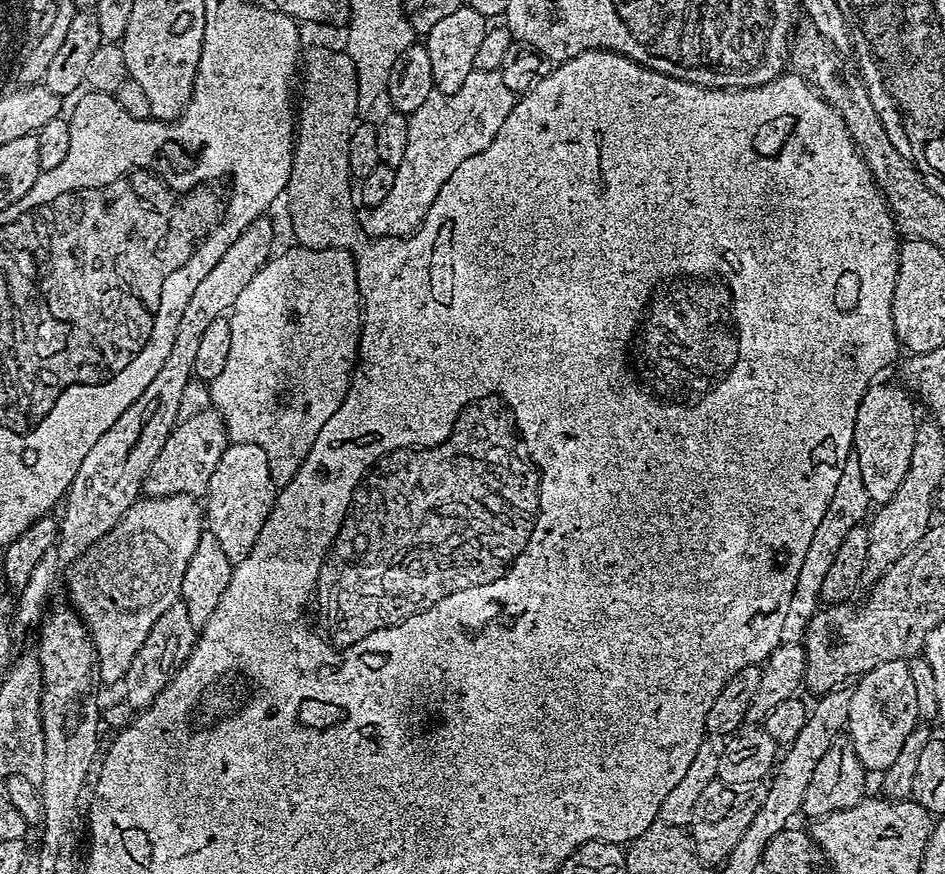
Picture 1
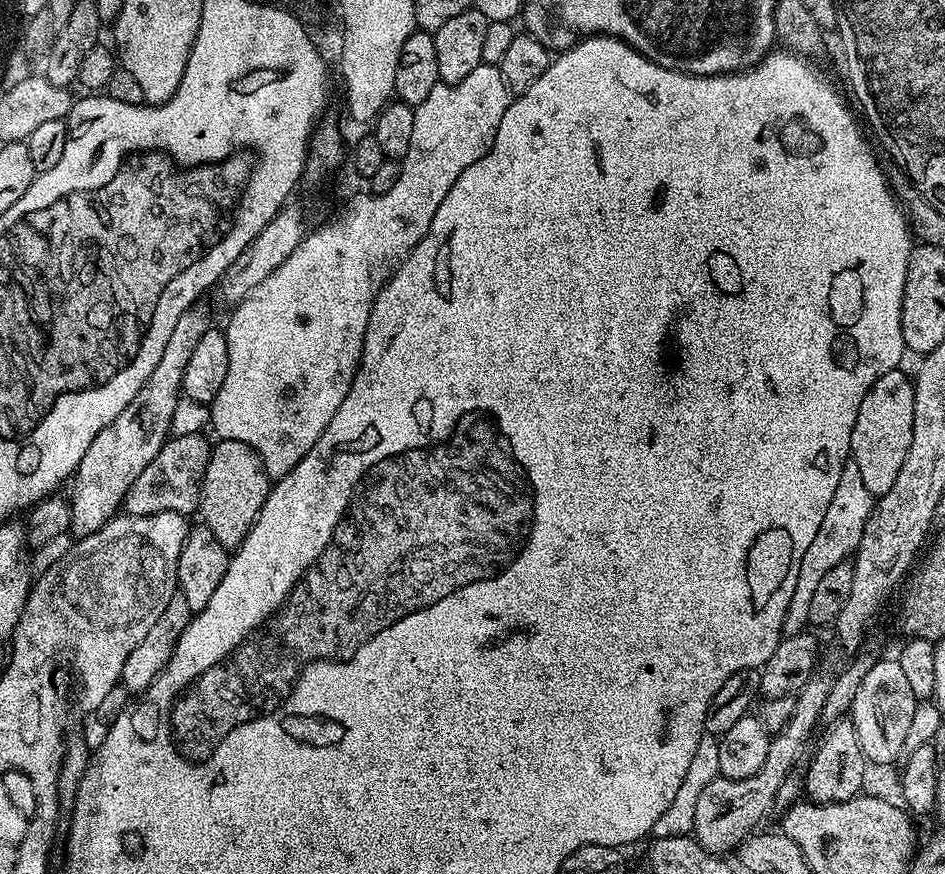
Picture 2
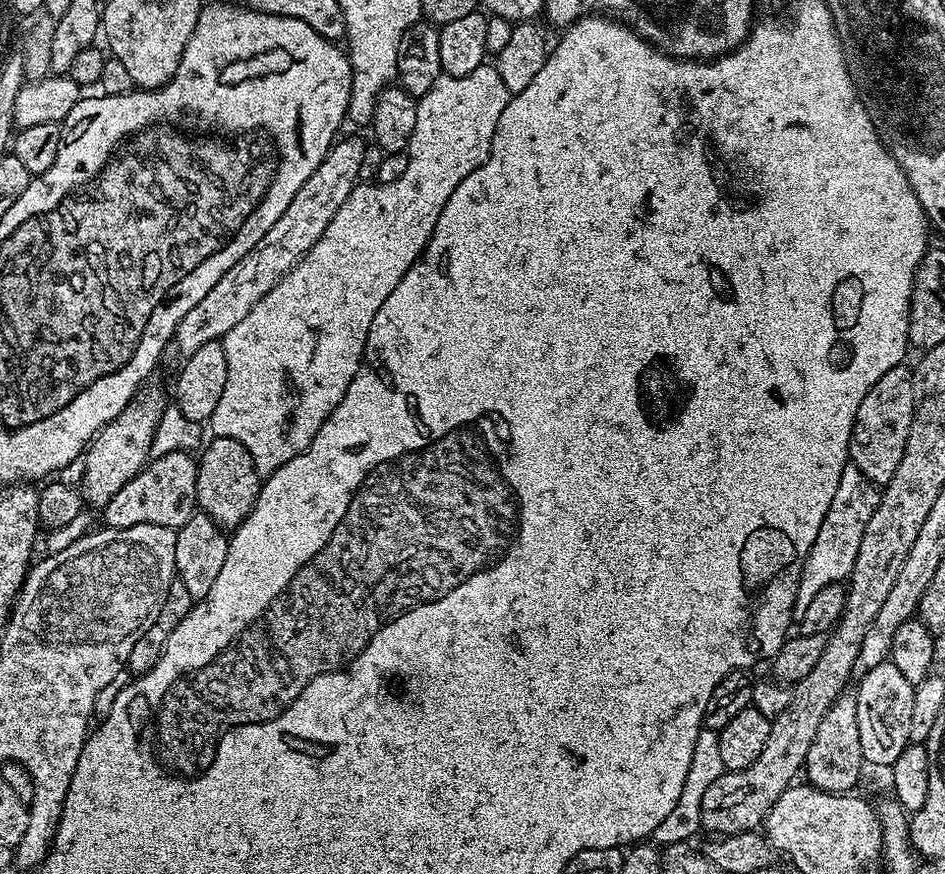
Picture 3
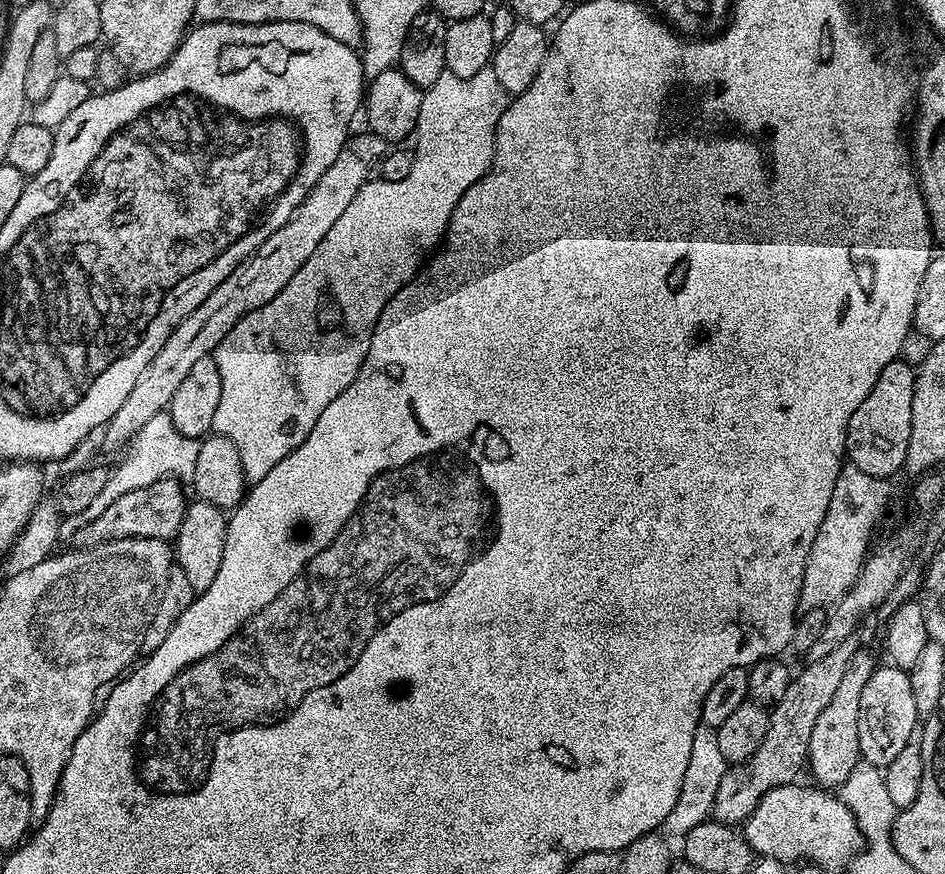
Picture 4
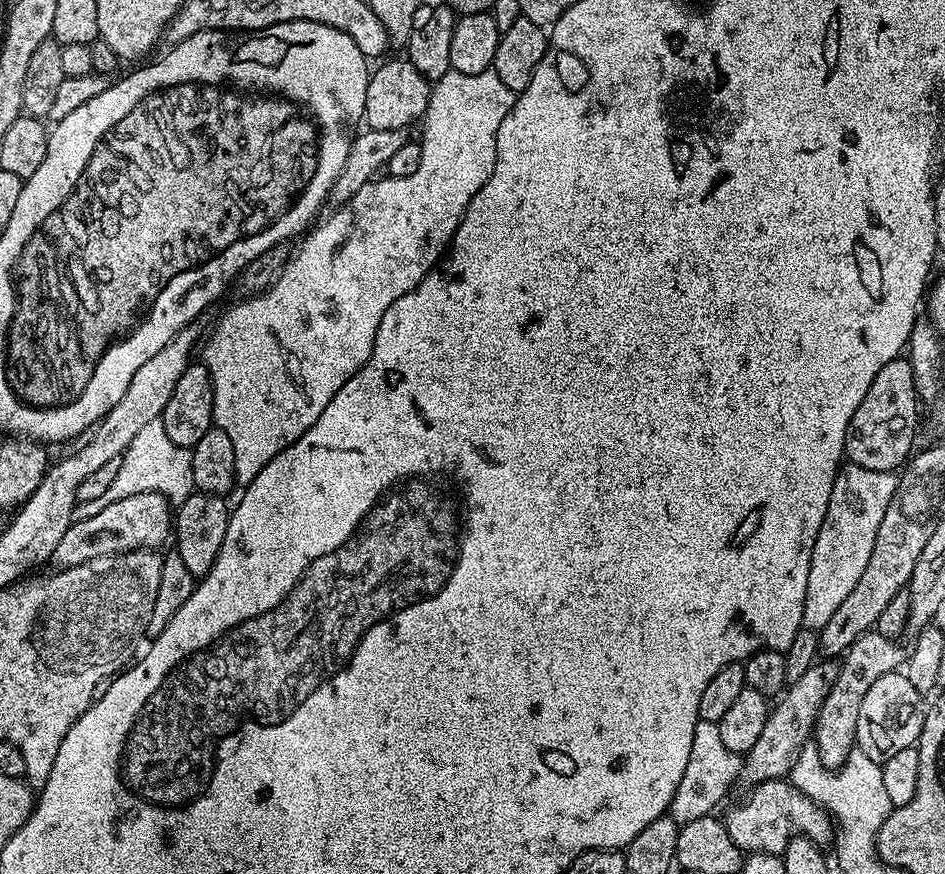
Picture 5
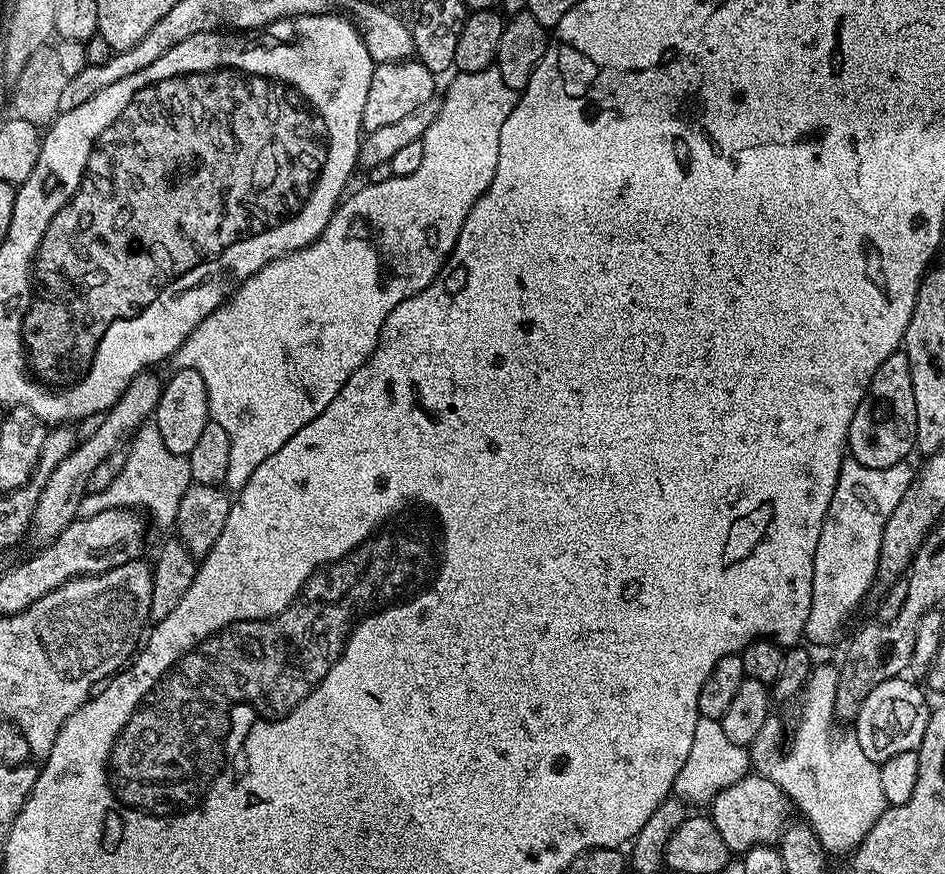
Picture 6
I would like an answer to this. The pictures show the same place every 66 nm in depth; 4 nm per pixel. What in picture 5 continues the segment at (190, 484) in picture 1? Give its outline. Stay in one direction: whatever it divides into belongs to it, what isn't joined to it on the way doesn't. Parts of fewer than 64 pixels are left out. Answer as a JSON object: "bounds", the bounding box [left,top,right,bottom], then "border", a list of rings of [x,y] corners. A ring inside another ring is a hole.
{"bounds":[51,492,174,569],"border":[[[143,492],[142,494],[130,494],[130,498],[118,498],[118,502],[110,502],[106,510],[98,510],[93,516],[81,516],[73,519],[70,530],[58,541],[58,550],[54,550],[51,563],[57,569],[89,564],[94,558],[122,554],[139,548],[159,549],[164,539],[169,539],[174,528],[174,508],[169,504],[167,498],[157,492]]]}

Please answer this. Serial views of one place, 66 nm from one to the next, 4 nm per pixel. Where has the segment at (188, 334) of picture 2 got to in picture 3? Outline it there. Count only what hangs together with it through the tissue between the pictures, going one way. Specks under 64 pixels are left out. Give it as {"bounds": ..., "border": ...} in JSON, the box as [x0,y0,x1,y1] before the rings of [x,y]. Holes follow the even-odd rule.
{"bounds":[82,392,166,510],"border":[[[156,392],[143,396],[133,399],[131,404],[115,413],[112,421],[101,432],[97,432],[83,453],[82,495],[91,507],[92,504],[96,507],[96,510],[103,510],[110,502],[110,498],[114,498],[114,494],[122,490],[122,486],[129,484],[139,472],[143,471],[152,456],[154,434],[158,430],[158,422],[164,413],[166,401]]]}

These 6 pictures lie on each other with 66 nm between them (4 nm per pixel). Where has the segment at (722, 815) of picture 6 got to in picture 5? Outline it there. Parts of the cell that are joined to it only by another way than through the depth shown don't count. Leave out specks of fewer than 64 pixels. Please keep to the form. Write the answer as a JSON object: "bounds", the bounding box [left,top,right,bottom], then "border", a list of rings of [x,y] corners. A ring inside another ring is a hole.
{"bounds":[726,779,834,853],"border":[[[787,779],[767,780],[755,785],[752,792],[737,808],[732,808],[726,815],[728,833],[740,851],[779,852],[784,853],[786,846],[795,836],[805,836],[814,843],[824,846],[833,839],[834,821],[824,809],[813,800],[806,798],[802,790],[798,790]]]}

